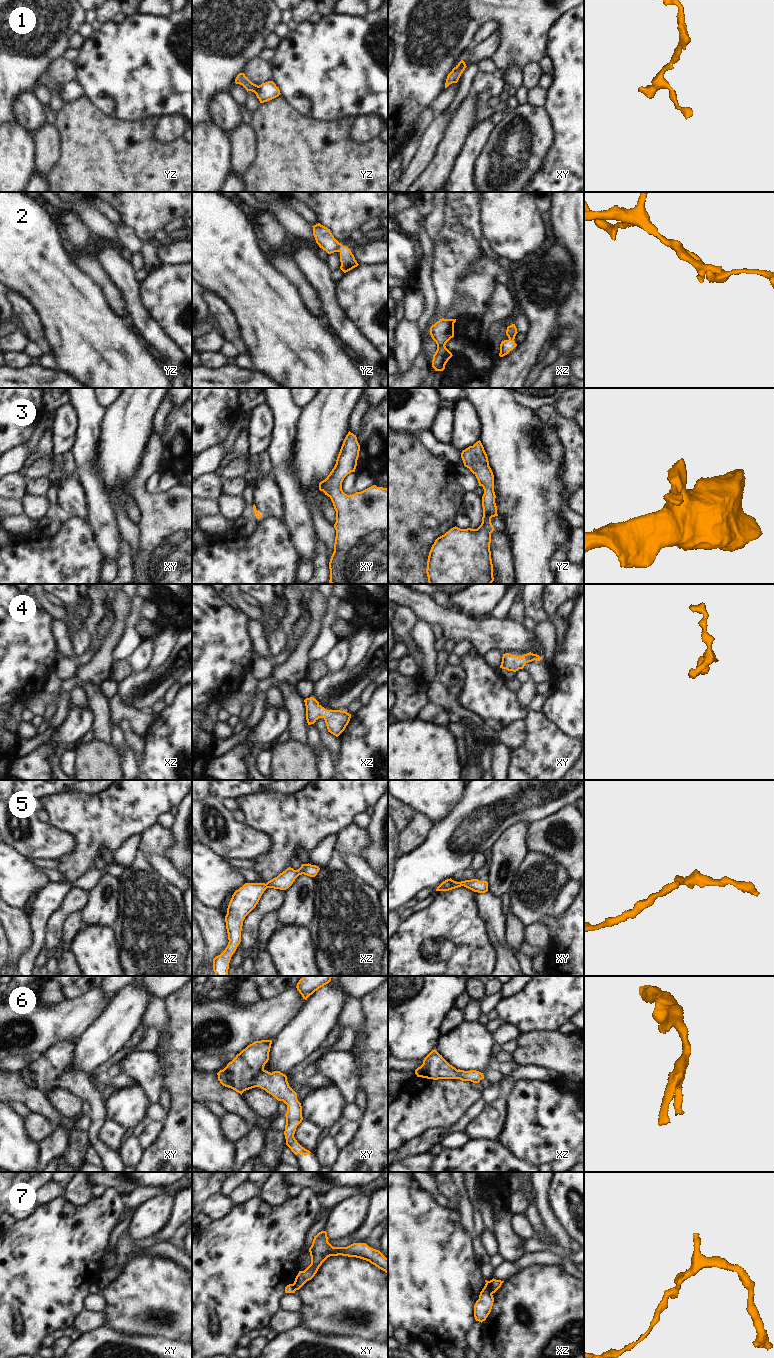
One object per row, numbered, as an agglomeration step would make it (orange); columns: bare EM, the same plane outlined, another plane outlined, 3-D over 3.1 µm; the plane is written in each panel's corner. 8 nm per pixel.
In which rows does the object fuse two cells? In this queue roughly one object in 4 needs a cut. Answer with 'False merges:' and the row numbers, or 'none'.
False merges: 7

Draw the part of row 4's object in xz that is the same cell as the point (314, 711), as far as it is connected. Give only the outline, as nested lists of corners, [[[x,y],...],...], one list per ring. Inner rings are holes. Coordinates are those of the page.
[[[313,698],[304,700],[308,725],[314,724],[319,718],[325,720],[328,732],[338,737],[348,725],[351,714],[341,710],[326,710]]]

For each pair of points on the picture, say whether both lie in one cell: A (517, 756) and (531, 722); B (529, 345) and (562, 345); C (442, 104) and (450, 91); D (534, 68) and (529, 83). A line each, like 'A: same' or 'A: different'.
A: same
B: different
C: same
D: same

